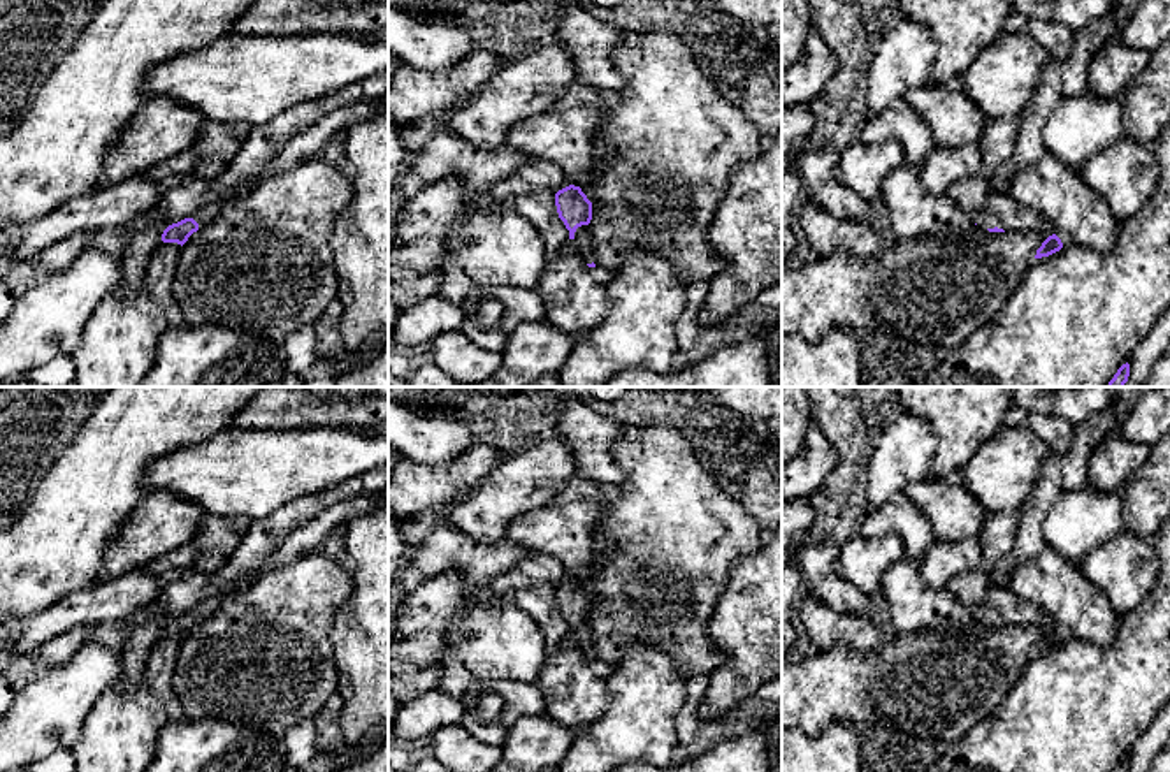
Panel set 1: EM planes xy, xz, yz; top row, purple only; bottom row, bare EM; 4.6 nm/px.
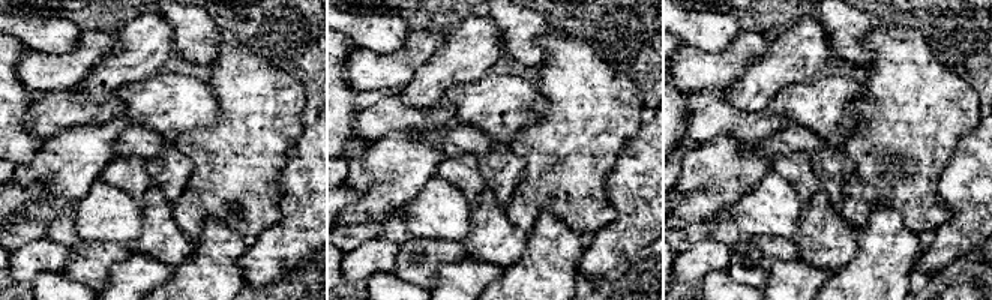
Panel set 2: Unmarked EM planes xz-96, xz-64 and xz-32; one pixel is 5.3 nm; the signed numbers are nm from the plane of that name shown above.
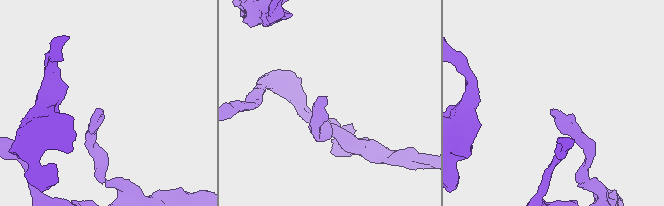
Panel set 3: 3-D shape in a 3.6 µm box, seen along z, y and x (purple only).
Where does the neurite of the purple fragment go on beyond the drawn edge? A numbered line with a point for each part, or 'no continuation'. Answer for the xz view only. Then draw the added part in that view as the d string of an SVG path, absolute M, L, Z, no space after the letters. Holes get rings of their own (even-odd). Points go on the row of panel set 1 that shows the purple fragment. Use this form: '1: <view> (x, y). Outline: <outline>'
1: xz (582, 236). Outline: M581 225L574 232L574 243L585 260L585 264L594 262L594 241L592 241L592 232L589 225Z

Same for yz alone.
1: yz (1002, 211). Outline: M989 188L986 206L973 215L973 222L982 229L1003 229L1005 232L1042 232L1045 222L1040 215L1019 204L1010 192Z

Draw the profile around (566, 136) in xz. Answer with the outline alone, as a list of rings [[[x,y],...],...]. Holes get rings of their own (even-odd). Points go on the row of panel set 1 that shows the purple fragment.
[[[590,104],[539,113],[513,125],[506,146],[555,164],[574,186],[581,186],[599,167],[596,135],[608,118],[606,107]]]

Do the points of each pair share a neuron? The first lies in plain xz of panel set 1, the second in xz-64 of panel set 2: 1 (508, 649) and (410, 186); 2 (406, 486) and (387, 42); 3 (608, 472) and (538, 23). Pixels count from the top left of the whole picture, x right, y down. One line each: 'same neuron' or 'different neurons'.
1: different neurons
2: different neurons
3: same neuron

